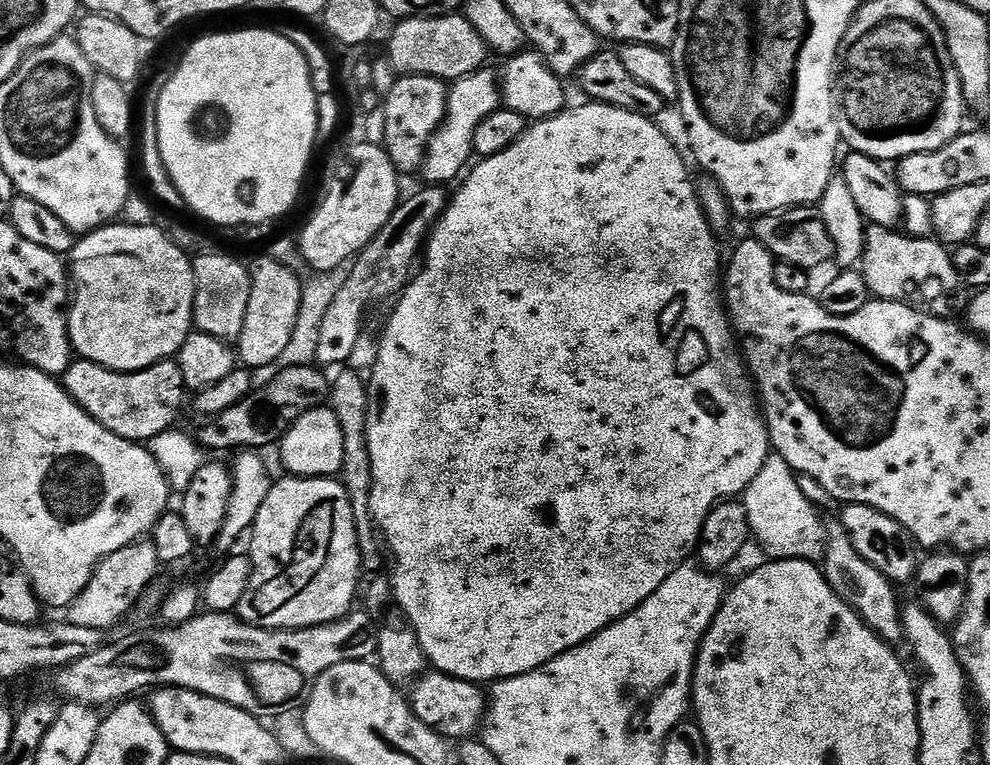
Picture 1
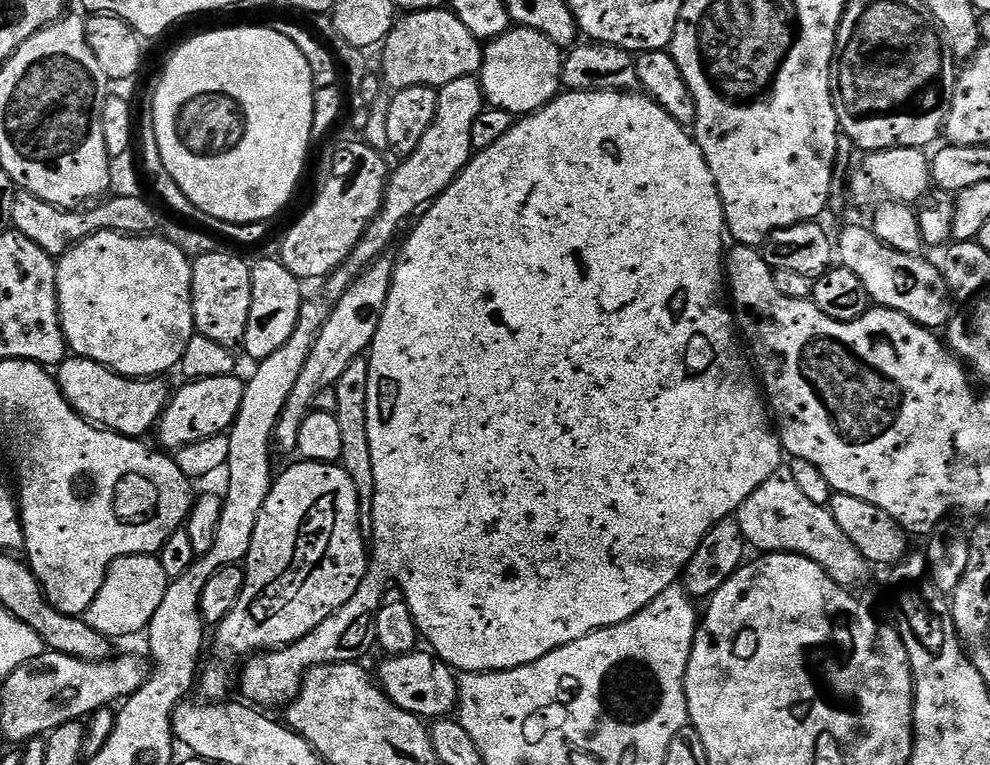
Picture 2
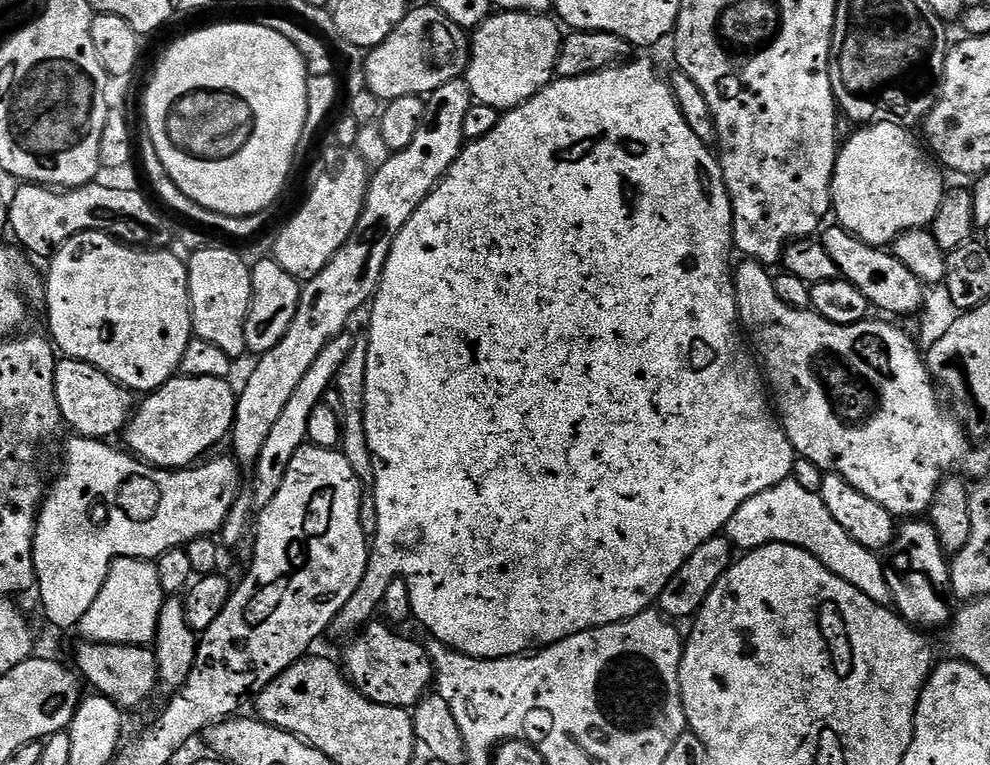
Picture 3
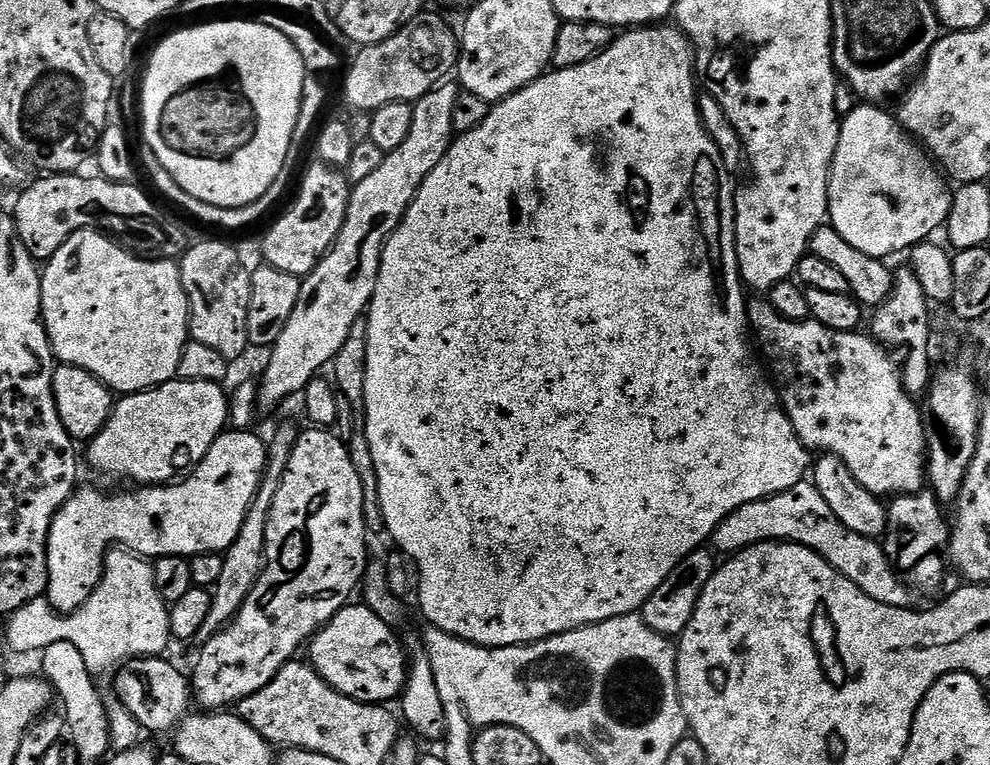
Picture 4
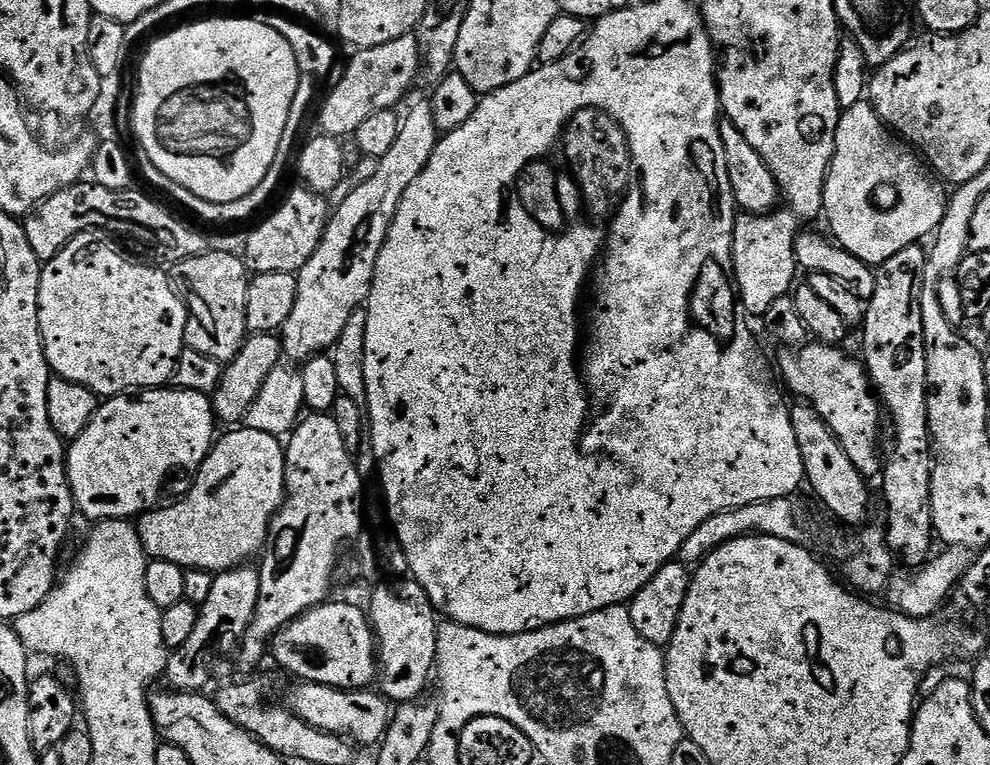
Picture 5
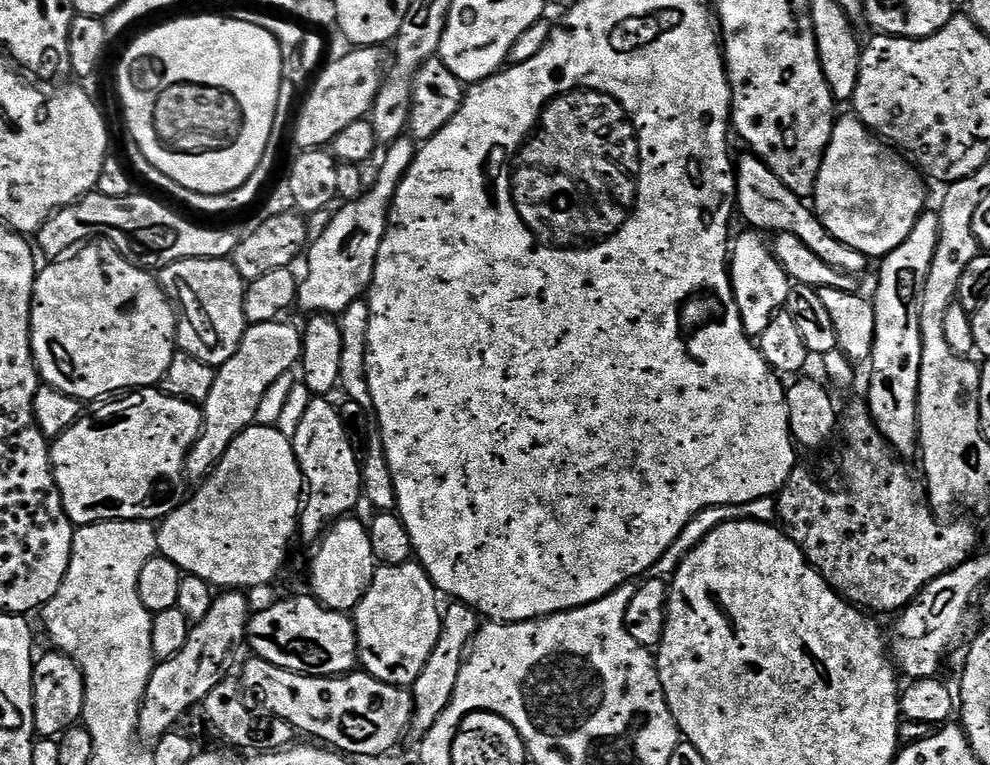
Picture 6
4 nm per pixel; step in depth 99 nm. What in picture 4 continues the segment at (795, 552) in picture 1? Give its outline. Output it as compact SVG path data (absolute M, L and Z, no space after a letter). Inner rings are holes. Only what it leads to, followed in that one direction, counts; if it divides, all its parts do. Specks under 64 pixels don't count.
M811 482L798 483L790 490L779 492L777 496L768 496L765 500L750 502L734 510L716 528L710 544L717 553L735 554L755 544L769 542L801 544L814 550L814 554L830 562L830 566L834 566L838 574L850 578L850 582L854 582L858 590L870 594L874 602L899 608L911 608L917 603L917 593L892 569L892 564L884 553L883 543L870 536L854 534L854 530L846 530L846 526L838 522L834 510L830 510L826 498L822 498L816 485Z

